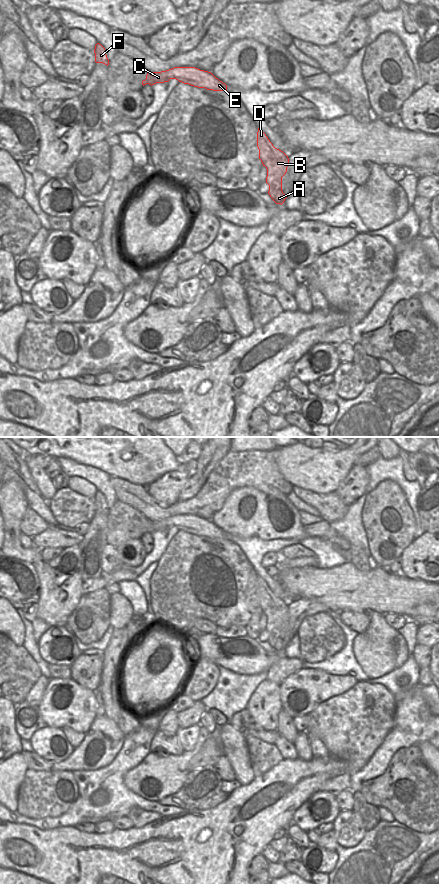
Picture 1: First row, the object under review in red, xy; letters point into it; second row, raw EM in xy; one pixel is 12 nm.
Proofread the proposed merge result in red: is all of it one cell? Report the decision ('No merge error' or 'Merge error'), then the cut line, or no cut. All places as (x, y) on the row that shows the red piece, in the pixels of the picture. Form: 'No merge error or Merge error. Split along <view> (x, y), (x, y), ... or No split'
Merge error. Split along xy (172, 69), (171, 76), (175, 78)

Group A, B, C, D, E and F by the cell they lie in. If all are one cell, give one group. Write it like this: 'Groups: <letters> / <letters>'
Groups: A B D E / C F

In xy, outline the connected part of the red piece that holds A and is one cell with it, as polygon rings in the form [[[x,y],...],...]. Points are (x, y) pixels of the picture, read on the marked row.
[[[260,128],[257,132],[257,147],[259,149],[259,159],[267,169],[268,194],[276,204],[282,205],[289,195],[285,195],[282,191],[282,177],[287,172],[289,158],[283,151],[273,146]]]

